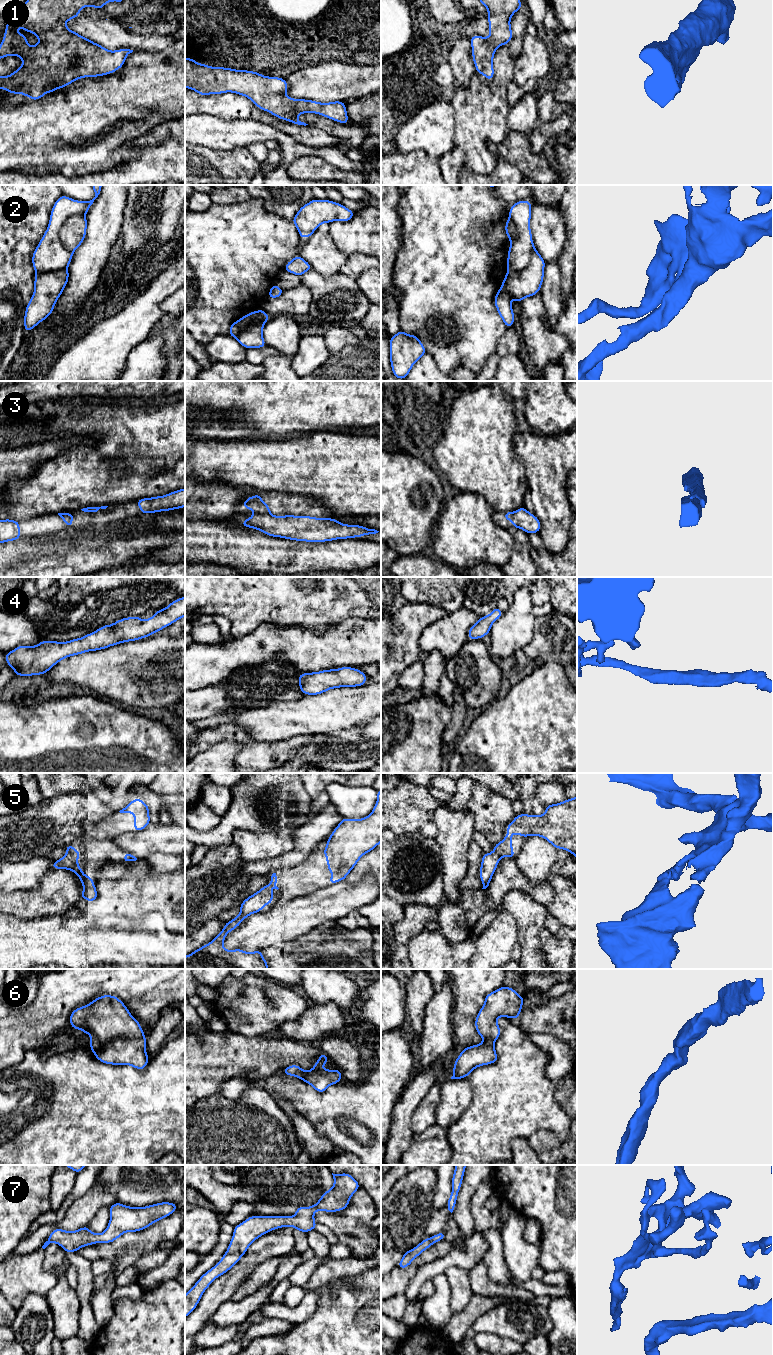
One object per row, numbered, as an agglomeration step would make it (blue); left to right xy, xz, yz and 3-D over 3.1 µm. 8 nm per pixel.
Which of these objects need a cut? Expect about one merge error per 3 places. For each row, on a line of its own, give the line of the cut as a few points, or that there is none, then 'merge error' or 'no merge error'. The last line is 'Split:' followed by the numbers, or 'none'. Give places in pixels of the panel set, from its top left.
1: cut none; no merge error
2: cut none; no merge error
3: cut none; no merge error
4: cut none; no merge error
5: cut none; no merge error
6: cut none; no merge error
7: cut none; no merge error
Split: none

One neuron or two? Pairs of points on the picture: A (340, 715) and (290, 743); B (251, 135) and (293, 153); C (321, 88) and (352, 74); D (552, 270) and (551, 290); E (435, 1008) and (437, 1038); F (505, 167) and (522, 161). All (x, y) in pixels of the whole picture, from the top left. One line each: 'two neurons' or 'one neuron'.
A: two neurons
B: one neuron
C: one neuron
D: one neuron
E: one neuron
F: two neurons

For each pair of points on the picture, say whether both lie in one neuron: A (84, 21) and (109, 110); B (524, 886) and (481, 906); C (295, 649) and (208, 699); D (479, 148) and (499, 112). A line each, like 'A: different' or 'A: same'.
A: different
B: same
C: different
D: same

